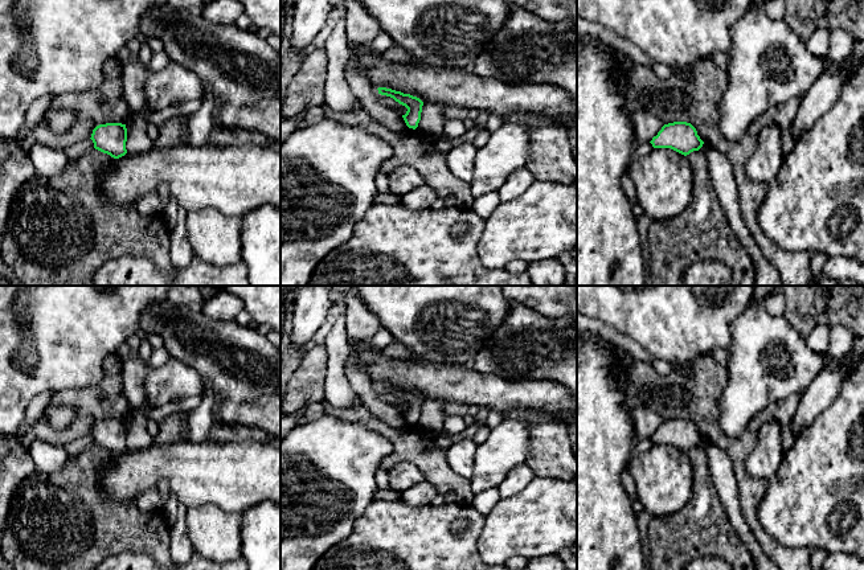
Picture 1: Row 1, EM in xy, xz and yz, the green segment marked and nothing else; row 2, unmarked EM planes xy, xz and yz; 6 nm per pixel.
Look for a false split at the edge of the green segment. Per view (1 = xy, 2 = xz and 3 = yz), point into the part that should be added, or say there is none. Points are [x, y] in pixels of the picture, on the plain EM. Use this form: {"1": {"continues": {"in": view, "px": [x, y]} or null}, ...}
{"1": {"continues": null}, "2": {"continues": null}, "3": {"continues": null}}

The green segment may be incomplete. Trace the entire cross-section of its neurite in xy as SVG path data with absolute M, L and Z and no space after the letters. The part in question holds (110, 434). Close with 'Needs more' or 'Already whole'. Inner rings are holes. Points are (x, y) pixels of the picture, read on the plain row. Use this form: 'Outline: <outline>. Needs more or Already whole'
Outline: M122 419L99 421L93 426L91 434L94 444L119 455L127 450L127 425Z. Already whole

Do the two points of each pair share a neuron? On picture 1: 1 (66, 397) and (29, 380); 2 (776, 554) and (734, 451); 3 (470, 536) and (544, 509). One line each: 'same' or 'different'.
1: different
2: same
3: different

